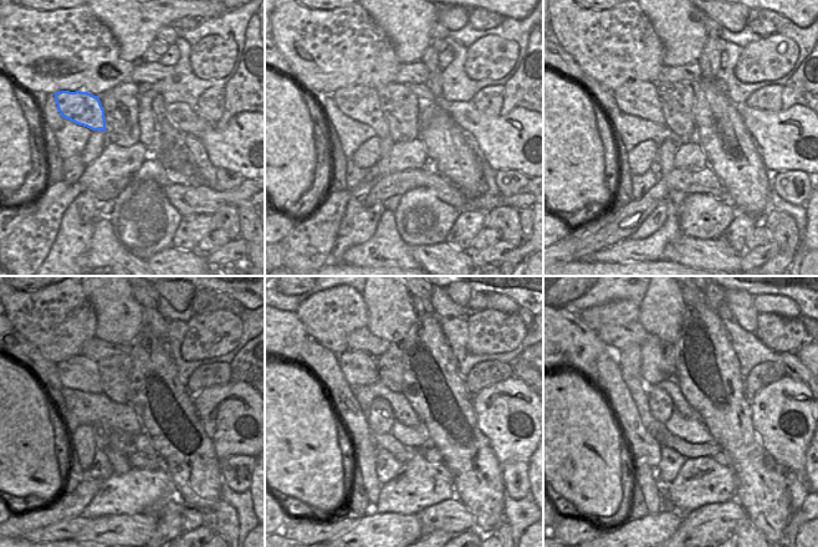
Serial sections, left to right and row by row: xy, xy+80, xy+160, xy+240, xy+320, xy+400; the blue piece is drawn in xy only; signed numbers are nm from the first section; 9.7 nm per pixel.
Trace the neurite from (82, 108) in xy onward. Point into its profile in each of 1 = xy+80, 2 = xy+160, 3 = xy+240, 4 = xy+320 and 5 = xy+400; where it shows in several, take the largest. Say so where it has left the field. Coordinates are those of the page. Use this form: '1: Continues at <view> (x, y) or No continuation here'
1: Continues at xy+80 (361, 103)
2: Continues at xy+160 (639, 98)
3: Continues at xy+240 (81, 373)
4: Continues at xy+320 (358, 367)
5: Continues at xy+400 (629, 358)

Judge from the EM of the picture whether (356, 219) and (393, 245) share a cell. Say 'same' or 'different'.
different

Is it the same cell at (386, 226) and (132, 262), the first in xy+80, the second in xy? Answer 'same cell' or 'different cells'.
same cell

